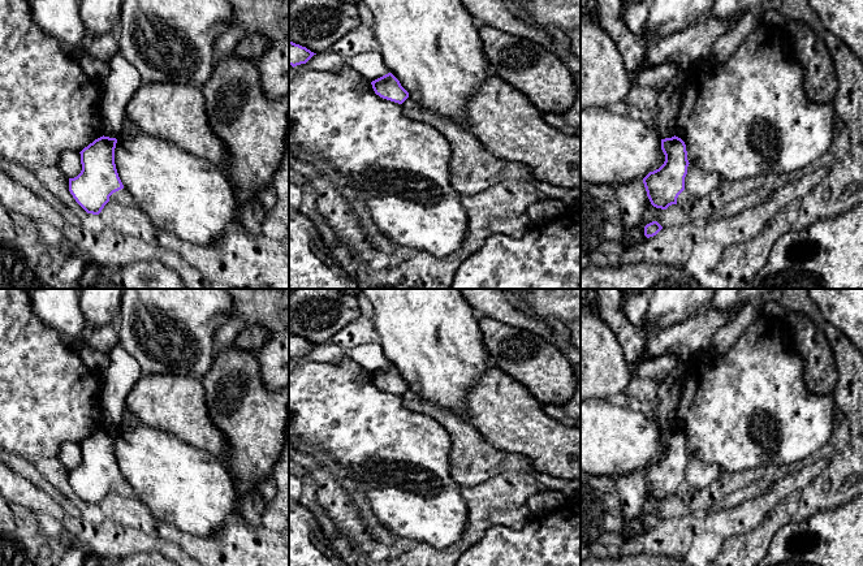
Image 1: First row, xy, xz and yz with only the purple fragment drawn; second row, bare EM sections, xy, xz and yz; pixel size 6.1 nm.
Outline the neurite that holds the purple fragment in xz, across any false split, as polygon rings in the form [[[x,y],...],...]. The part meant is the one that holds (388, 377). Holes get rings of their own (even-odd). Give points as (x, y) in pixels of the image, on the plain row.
[[[392,364],[372,372],[371,376],[375,385],[383,390],[402,396],[409,389],[409,384]]]

